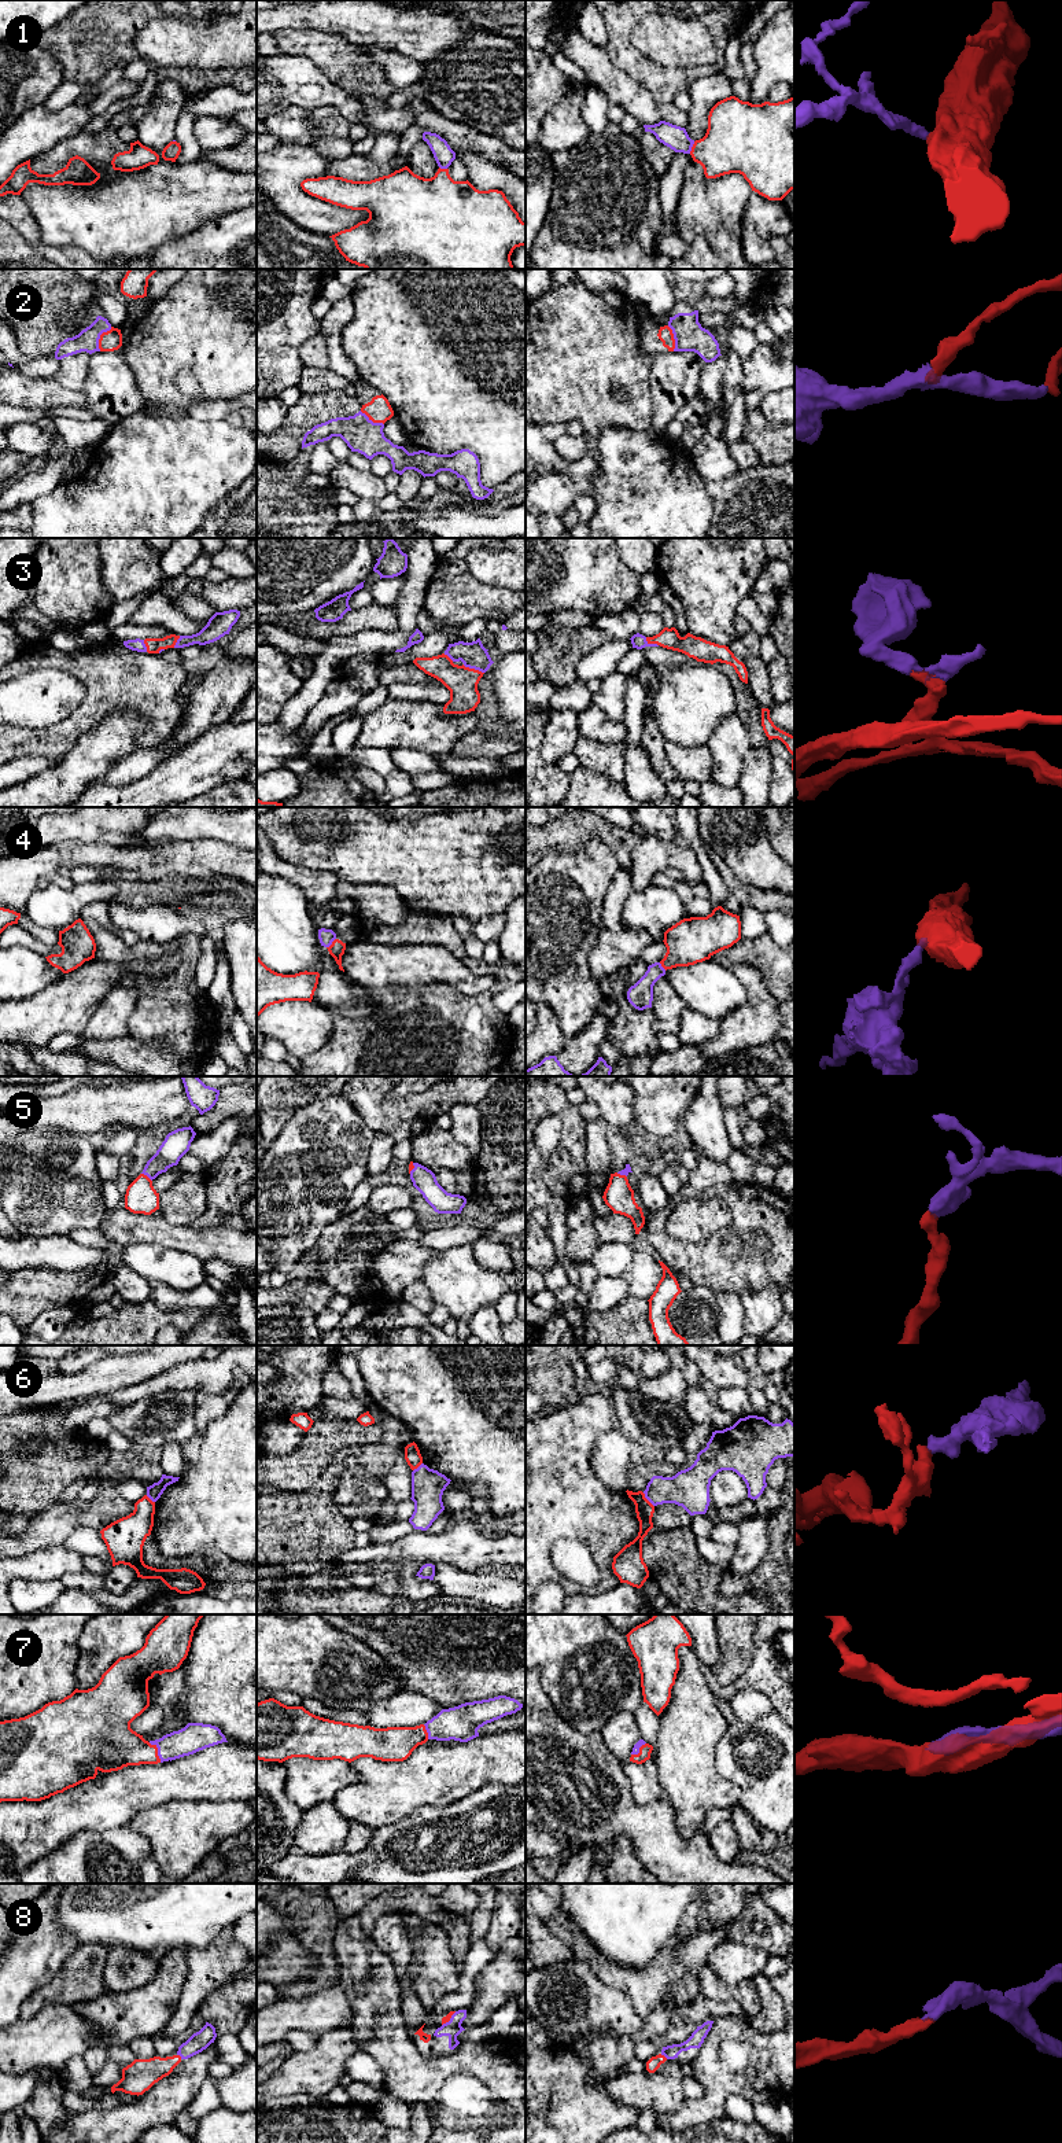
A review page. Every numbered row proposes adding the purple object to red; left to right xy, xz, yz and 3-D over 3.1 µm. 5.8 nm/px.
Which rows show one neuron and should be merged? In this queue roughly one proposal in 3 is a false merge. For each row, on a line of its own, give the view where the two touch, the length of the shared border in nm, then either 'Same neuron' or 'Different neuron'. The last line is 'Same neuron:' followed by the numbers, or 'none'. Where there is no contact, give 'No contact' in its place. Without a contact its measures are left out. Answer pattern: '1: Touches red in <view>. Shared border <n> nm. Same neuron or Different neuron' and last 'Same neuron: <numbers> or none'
1: Touches red in yz. Shared border 80 nm. Same neuron
2: Touches red in xy. Shared border 160 nm. Same neuron
3: Touches red in xz. Shared border 140 nm. Same neuron
4: Touches red in xz. Shared border 80 nm. Same neuron
5: Touches red in xy. Shared border 80 nm. Same neuron
6: Touches red in yz. Shared border 110 nm. Different neuron
7: Touches red in xy. Shared border 140 nm. Same neuron
8: Touches red in yz. Shared border 50 nm. Same neuron
Same neuron: 1, 2, 3, 4, 5, 7, 8

